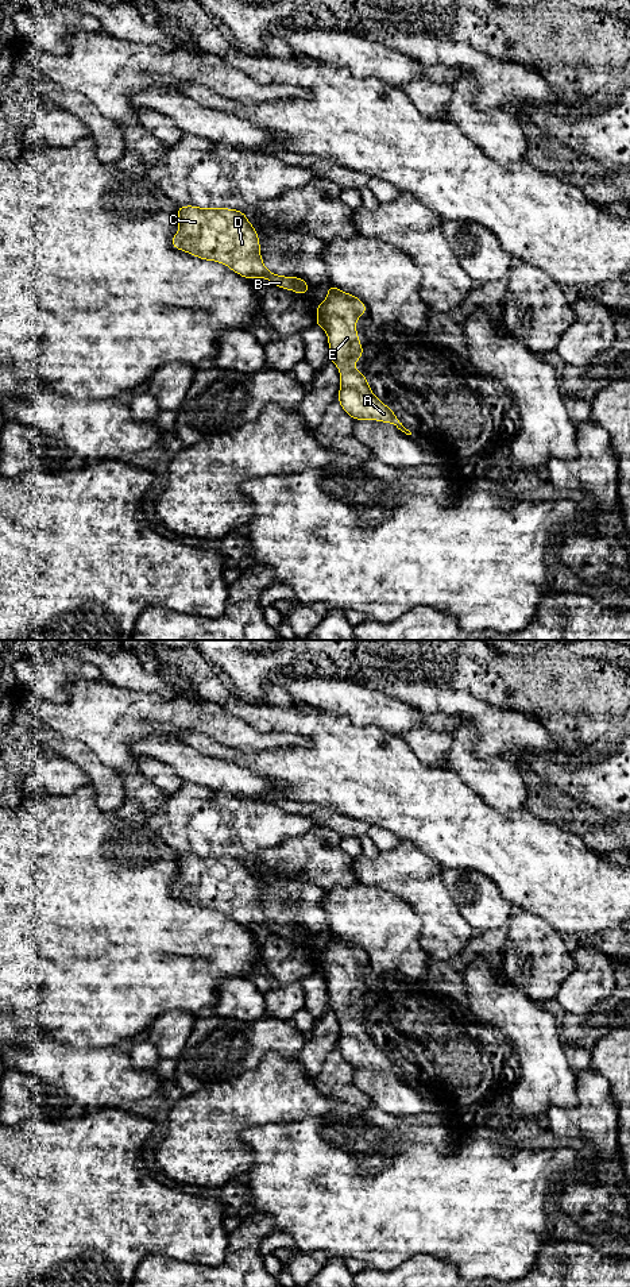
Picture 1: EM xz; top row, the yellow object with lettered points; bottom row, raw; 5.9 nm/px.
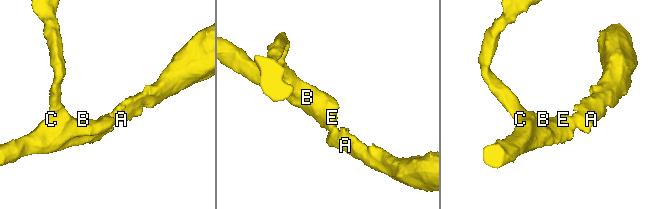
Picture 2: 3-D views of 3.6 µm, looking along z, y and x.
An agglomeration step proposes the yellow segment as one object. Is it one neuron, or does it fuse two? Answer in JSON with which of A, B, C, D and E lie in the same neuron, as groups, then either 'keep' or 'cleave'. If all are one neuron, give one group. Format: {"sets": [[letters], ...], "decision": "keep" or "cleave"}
{"sets": [["A", "B", "C", "D", "E"]], "decision": "keep"}

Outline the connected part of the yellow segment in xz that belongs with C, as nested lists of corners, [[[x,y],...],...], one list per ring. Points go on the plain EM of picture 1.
[[[185,853],[178,855],[177,866],[179,876],[171,887],[174,897],[223,912],[247,928],[266,926],[301,944],[309,940],[305,928],[273,922],[264,914],[258,881],[244,860]]]

